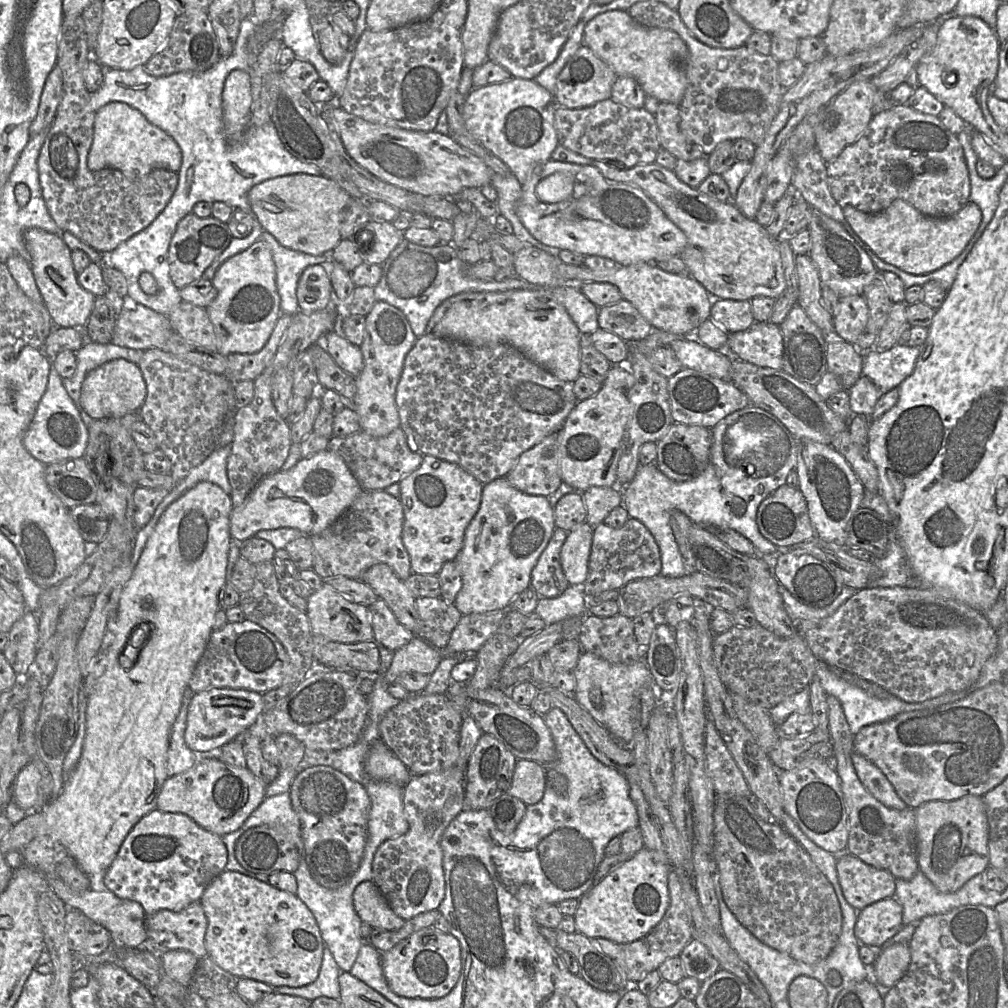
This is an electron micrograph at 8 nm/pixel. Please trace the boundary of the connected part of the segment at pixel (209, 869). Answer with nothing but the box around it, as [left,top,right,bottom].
[99,809,228,915]

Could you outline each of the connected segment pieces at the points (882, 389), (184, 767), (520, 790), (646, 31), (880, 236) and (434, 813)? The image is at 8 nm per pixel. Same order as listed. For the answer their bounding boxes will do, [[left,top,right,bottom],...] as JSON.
[[847,344,920,417],[166,688,200,777],[506,759,551,806],[583,10,687,105],[843,199,982,275],[372,716,482,920]]

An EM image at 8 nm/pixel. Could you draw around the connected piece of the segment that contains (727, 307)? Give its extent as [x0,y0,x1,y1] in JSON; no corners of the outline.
[710,300,755,334]

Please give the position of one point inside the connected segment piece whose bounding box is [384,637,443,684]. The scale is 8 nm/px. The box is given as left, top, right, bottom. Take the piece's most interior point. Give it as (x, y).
(419, 656)

